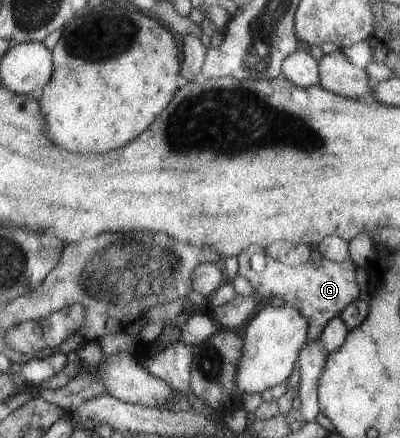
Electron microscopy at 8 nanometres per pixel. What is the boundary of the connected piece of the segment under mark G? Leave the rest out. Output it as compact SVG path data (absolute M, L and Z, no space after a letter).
M249 246L249 251L241 250L238 260L238 273L249 280L257 294L270 299L280 297L285 304L300 309L309 319L309 342L319 340L327 324L339 316L350 303L365 297L355 279L358 265L351 258L342 262L322 258L314 263L311 261L305 265L290 267L273 259L266 253L266 249L261 247L251 249Z

